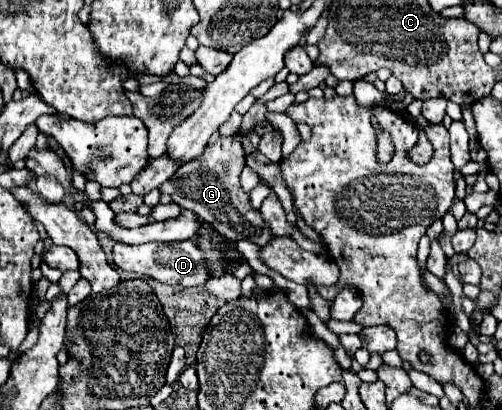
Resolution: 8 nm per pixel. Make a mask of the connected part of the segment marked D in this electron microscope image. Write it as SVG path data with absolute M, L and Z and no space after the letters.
M174 241L174 243L144 243L144 245L124 245L116 243L112 259L116 267L140 275L148 275L160 283L168 283L172 287L202 287L210 279L210 271L204 261L202 249L192 241Z

